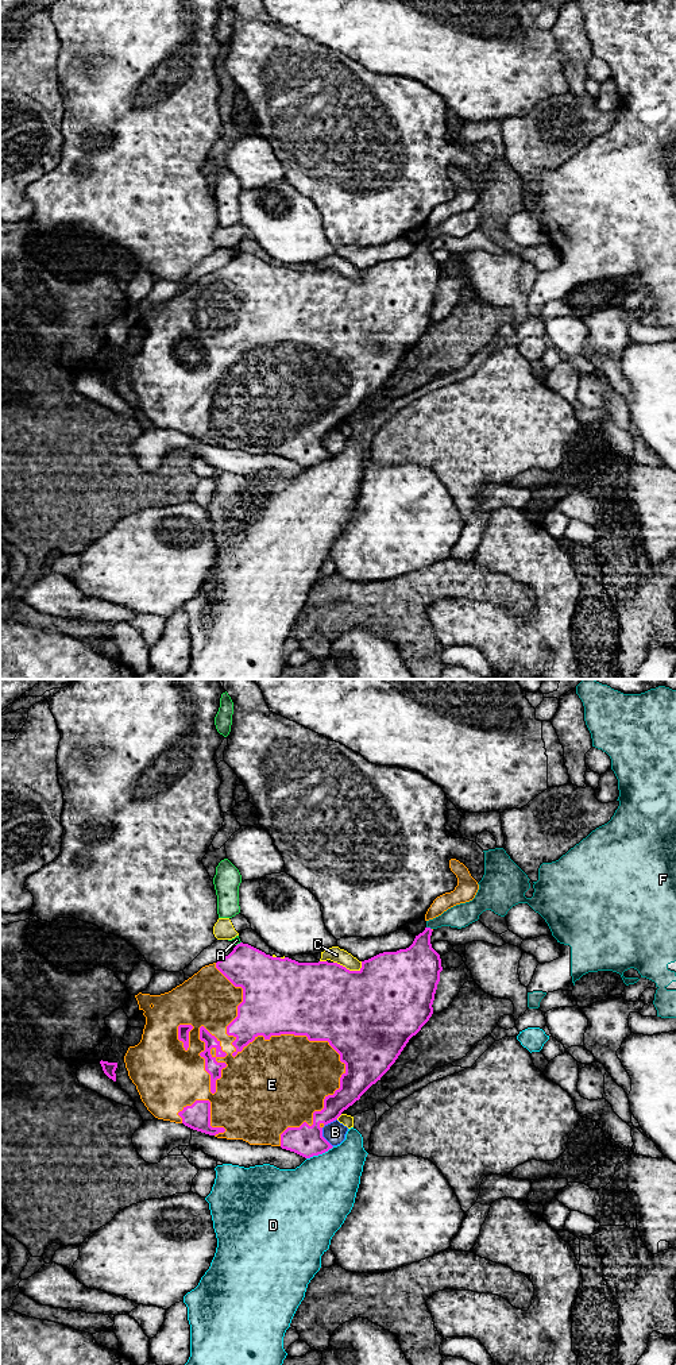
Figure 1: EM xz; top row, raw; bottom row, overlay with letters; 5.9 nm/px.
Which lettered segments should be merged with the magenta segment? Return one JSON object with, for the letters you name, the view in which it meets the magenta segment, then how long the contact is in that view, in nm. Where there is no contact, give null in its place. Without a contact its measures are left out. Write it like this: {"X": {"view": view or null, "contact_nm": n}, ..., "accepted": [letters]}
{"E": {"view": "xz", "contact_nm": 1150}, "accepted": ["E"]}

